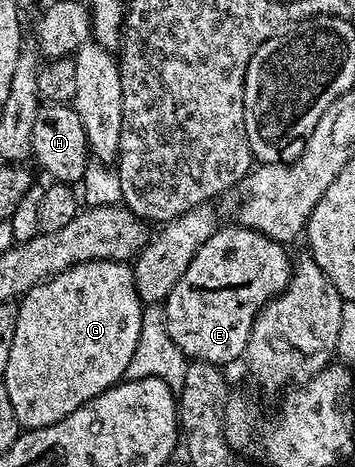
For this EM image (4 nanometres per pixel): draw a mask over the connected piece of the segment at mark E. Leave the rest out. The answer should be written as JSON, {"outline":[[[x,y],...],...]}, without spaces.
{"outline":[[[233,225],[234,227],[219,226],[218,230],[200,245],[196,257],[184,269],[184,277],[172,285],[172,293],[164,300],[166,313],[166,328],[168,337],[176,343],[187,360],[225,365],[233,359],[241,360],[246,353],[246,346],[252,333],[254,316],[266,306],[270,300],[275,299],[290,280],[292,270],[292,258],[285,246],[275,239],[269,239],[259,231],[253,231],[250,227]]]}

